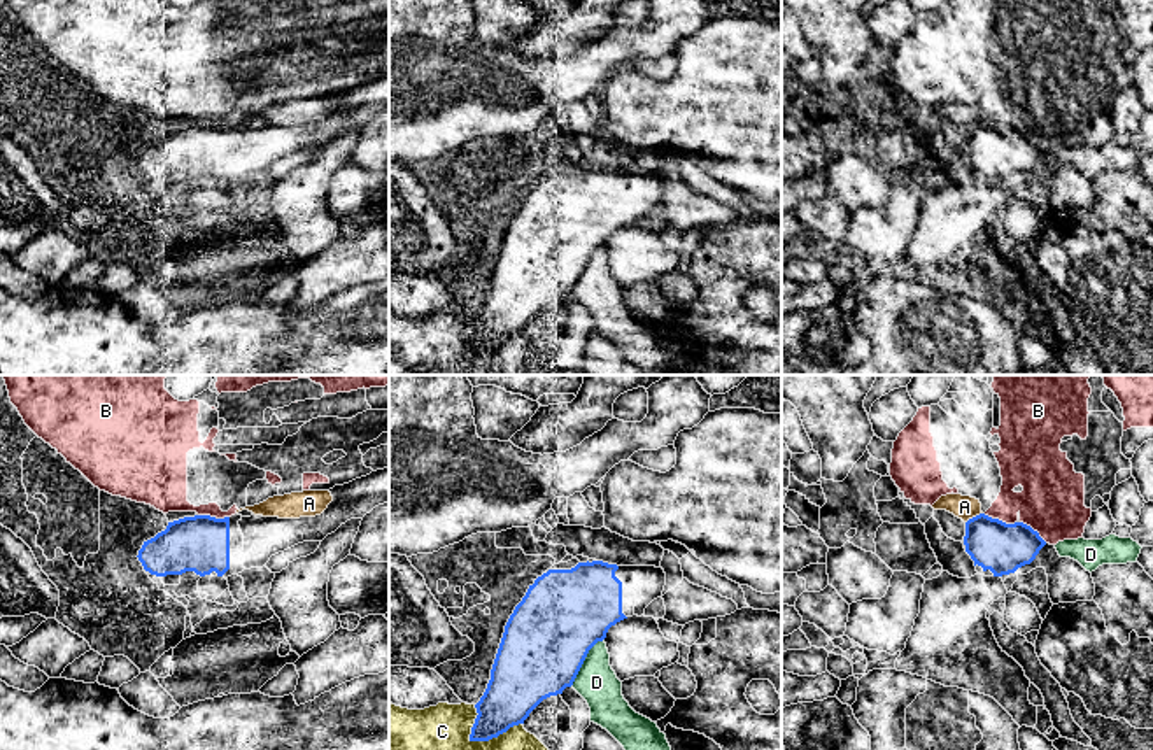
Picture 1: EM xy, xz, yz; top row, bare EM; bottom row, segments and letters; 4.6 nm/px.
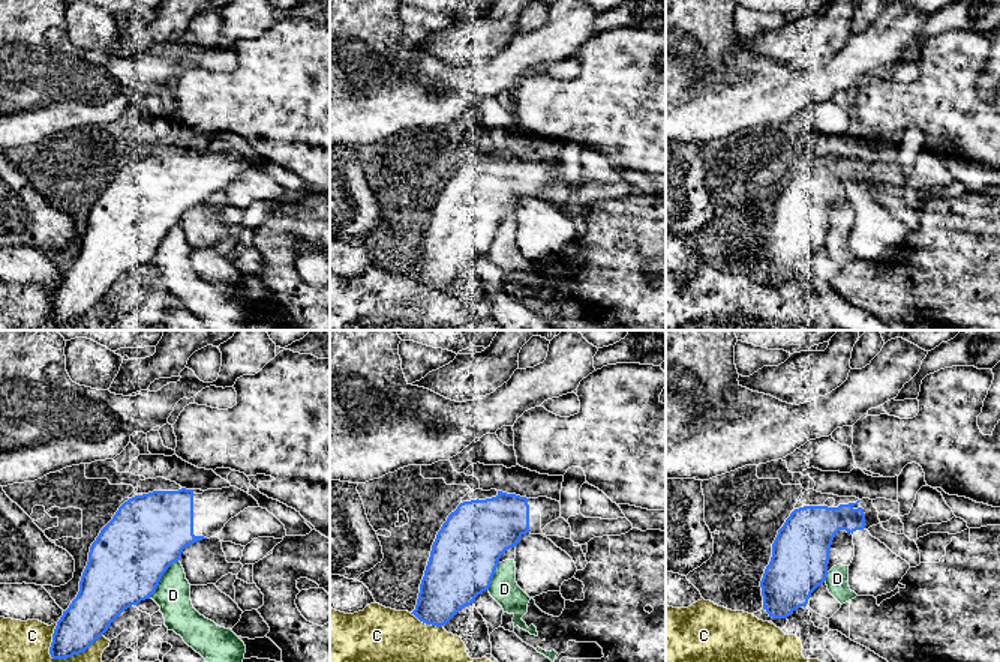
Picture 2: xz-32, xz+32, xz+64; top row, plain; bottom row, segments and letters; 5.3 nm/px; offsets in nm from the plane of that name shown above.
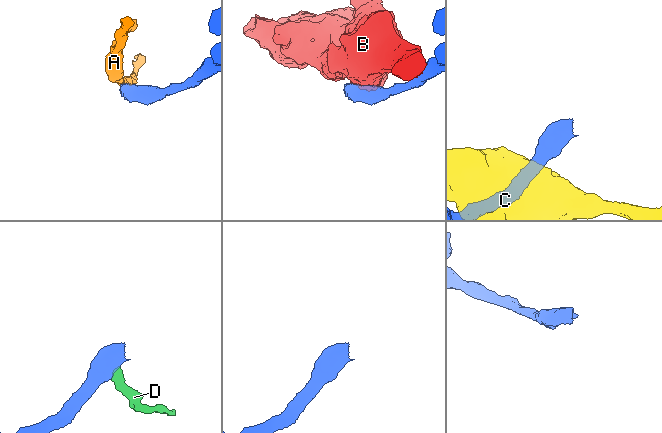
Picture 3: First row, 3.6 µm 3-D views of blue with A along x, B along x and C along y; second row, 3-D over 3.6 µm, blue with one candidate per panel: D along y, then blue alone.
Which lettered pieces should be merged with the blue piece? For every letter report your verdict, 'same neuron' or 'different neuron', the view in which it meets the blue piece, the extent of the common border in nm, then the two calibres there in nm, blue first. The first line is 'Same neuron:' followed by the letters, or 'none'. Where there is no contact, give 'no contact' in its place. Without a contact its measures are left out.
Same neuron: none
A: different neuron; contact in yz; length 90 nm; calibres 220 and 110 nm
B: different neuron; contact in yz; length 160 nm; calibres 220 and 280 nm
C: different neuron; contact in xz; length 260 nm; calibres 260 and 300 nm
D: different neuron; contact in xz; length 280 nm; calibres 400 and 190 nm

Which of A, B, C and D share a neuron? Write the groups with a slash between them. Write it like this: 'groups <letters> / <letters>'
groups A / B / C / D

